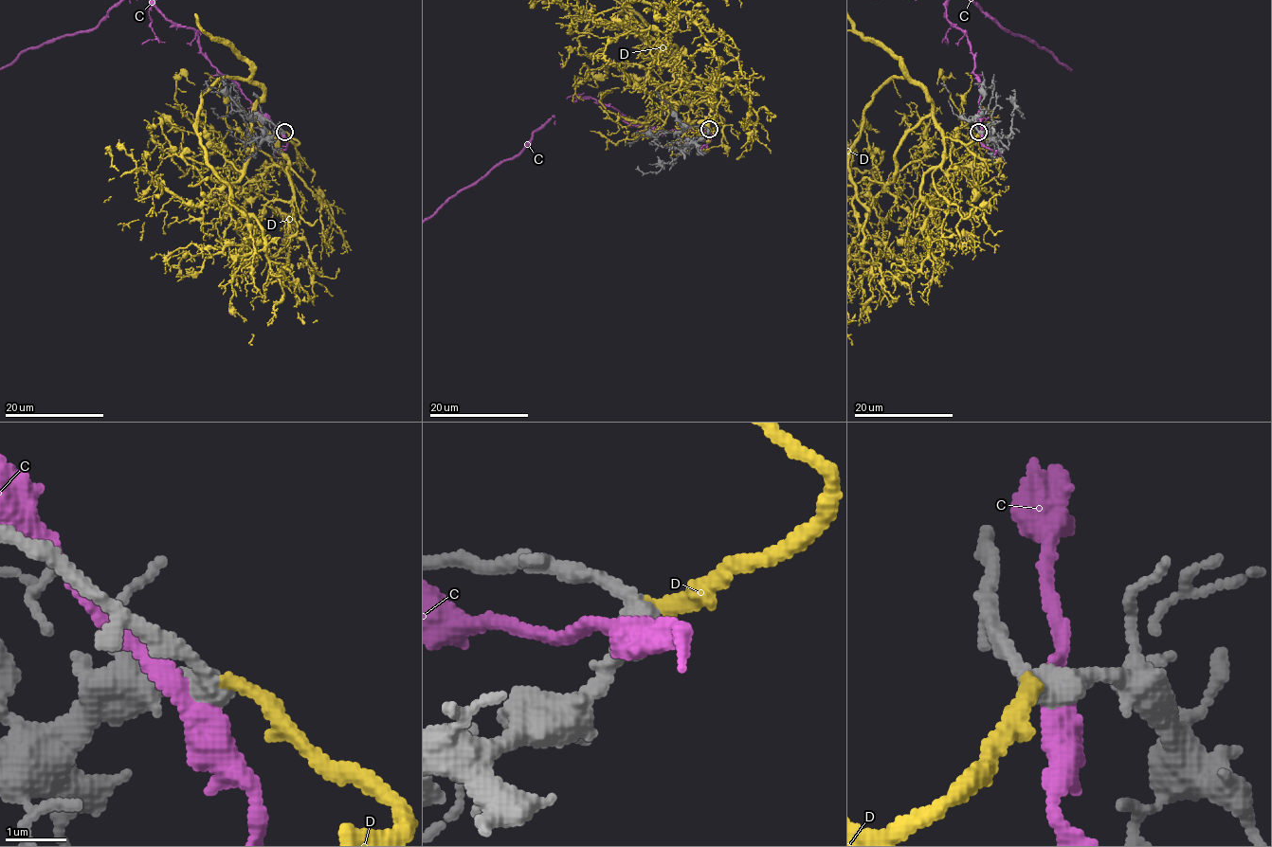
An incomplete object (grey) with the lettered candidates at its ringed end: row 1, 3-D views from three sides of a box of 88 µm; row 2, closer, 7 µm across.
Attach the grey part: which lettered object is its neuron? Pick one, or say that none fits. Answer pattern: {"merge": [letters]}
{"merge": ["D"]}

